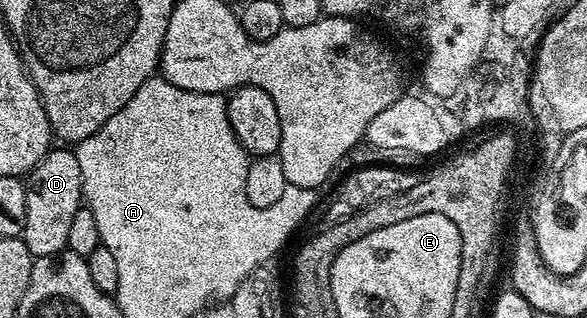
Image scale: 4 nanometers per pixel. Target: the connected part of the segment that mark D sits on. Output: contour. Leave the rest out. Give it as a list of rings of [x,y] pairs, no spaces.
[[[51,147],[45,158],[28,173],[25,185],[26,217],[20,238],[28,246],[31,256],[55,256],[66,248],[72,218],[84,204],[80,162],[76,162],[69,147]]]

